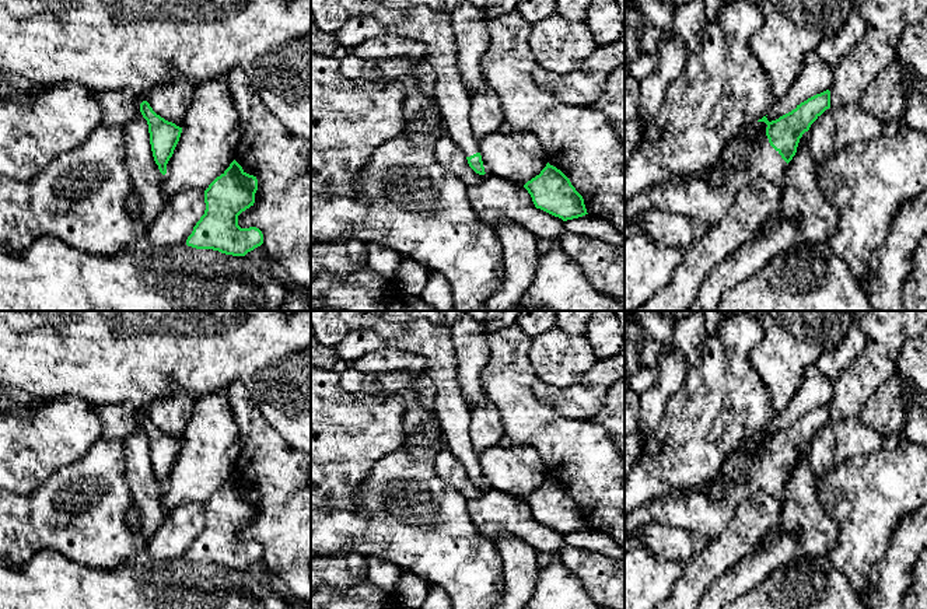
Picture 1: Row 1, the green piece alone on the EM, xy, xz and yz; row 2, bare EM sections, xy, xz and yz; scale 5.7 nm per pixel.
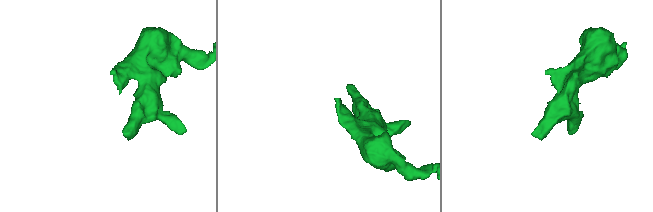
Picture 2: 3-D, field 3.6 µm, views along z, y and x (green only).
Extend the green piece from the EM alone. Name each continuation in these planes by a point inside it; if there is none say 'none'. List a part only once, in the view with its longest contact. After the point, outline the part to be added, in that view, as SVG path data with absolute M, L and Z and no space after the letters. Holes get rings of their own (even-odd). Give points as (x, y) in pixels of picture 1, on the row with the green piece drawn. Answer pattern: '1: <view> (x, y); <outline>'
1: yz (744, 160); M765 122L746 126L725 144L718 160L703 171L676 175L639 192L625 204L625 221L655 207L713 225L728 213L741 188L760 178L783 186L788 164L770 146L766 127ZM713 169L724 172L720 188L709 186L704 179Z

